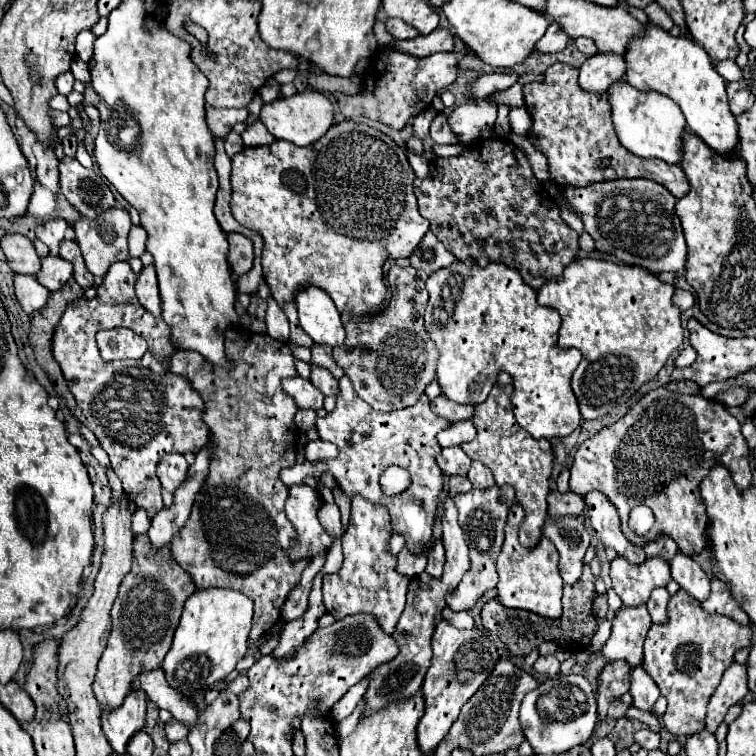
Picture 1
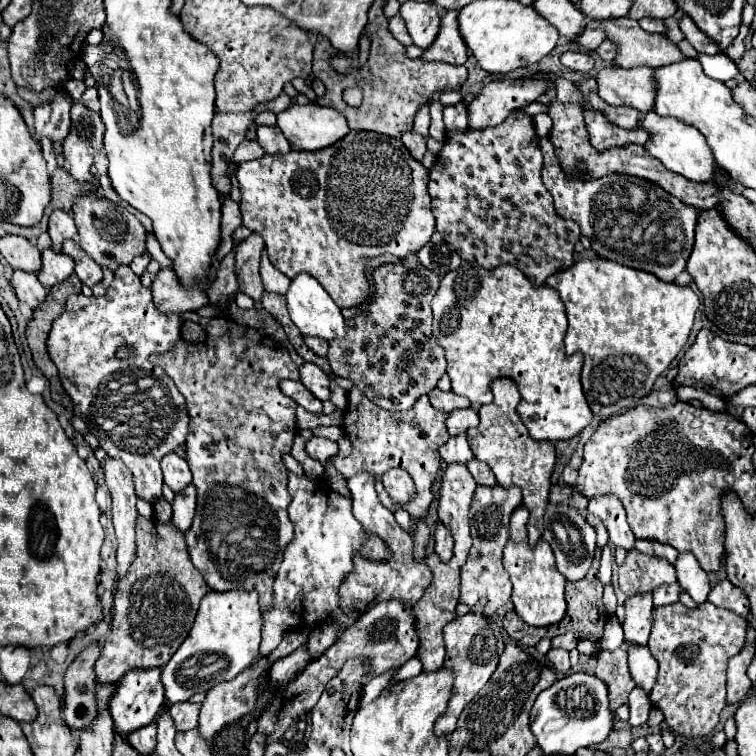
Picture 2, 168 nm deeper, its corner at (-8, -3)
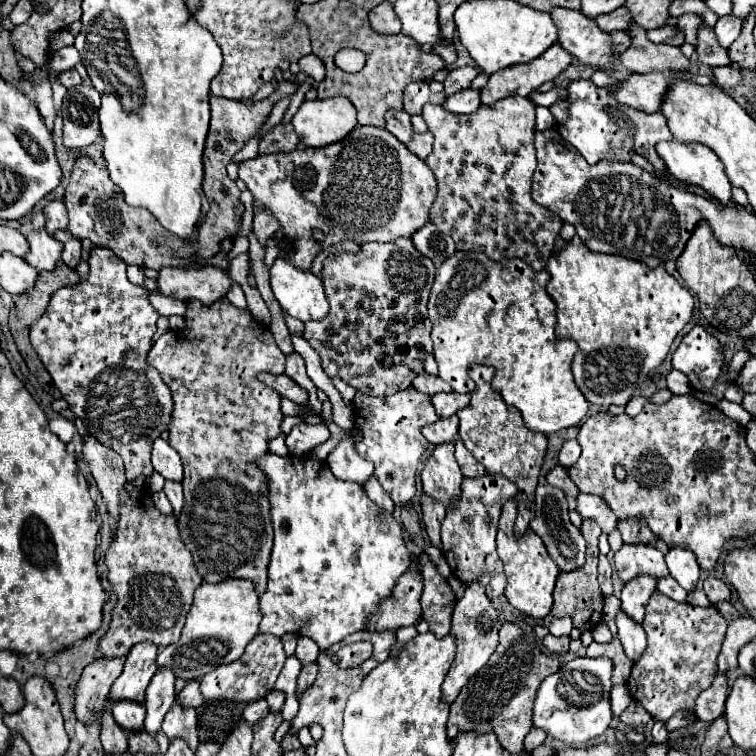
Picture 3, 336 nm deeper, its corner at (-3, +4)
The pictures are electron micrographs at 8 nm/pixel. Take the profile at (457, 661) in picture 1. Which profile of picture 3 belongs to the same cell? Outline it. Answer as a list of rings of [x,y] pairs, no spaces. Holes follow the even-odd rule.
[[[487,575],[479,577],[477,581],[473,581],[467,589],[463,599],[457,601],[455,611],[453,611],[453,619],[451,619],[451,633],[455,635],[455,643],[457,643],[457,655],[455,661],[443,681],[443,701],[445,703],[453,703],[461,691],[461,687],[467,683],[467,679],[471,675],[475,675],[475,671],[479,671],[491,657],[491,653],[497,647],[499,641],[499,619],[497,613],[491,605],[491,601],[485,595],[485,581],[489,581]]]

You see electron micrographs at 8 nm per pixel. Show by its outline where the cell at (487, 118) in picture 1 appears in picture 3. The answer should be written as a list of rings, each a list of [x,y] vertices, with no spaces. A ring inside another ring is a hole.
[[[553,43],[543,55],[539,55],[539,59],[492,74],[487,81],[487,87],[481,89],[481,105],[491,105],[509,95],[527,97],[543,83],[557,77],[569,63],[569,53],[559,43]]]

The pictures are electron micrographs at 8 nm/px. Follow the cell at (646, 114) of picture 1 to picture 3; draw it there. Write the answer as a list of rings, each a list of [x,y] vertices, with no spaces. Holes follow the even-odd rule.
[[[673,139],[673,141],[659,143],[659,147],[655,151],[665,161],[667,171],[673,177],[677,177],[685,183],[703,187],[707,193],[711,193],[721,203],[727,203],[731,199],[731,183],[723,171],[723,163],[719,161],[719,157],[709,147],[703,147],[703,143],[679,143],[677,139]]]

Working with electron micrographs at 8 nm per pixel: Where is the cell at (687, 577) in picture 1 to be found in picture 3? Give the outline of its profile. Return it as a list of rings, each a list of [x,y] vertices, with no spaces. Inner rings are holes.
[[[671,547],[669,553],[665,555],[665,561],[667,561],[667,567],[671,571],[671,577],[685,591],[693,591],[697,581],[699,581],[699,565],[697,565],[695,555],[683,547]]]

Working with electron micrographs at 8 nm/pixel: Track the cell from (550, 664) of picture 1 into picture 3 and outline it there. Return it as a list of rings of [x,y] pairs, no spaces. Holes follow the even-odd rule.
[[[547,635],[543,639],[543,645],[549,649],[549,653],[563,655],[563,653],[569,651],[569,637],[553,637],[553,635]]]

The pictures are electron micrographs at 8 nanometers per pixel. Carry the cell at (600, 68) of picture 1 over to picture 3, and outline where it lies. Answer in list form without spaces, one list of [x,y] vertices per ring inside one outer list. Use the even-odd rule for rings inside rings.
[[[653,71],[653,73],[629,73],[627,79],[619,81],[617,85],[611,85],[609,91],[611,97],[619,99],[619,103],[625,103],[645,113],[657,113],[667,87],[669,77],[665,73]]]

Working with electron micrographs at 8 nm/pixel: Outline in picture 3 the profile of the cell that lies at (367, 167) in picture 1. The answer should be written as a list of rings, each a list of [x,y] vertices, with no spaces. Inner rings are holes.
[[[355,127],[341,141],[319,149],[299,147],[291,153],[245,159],[239,163],[239,179],[253,193],[253,209],[267,209],[279,219],[281,251],[289,263],[303,271],[311,271],[313,259],[323,247],[339,241],[355,241],[357,245],[363,245],[367,241],[391,243],[399,237],[411,237],[429,221],[429,209],[437,193],[437,181],[429,165],[413,155],[387,129],[379,127]],[[315,229],[323,233],[323,241],[313,239]]]

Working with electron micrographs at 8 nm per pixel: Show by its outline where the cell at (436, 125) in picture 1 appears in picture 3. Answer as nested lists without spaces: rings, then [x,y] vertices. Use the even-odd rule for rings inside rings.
[[[463,89],[443,101],[443,107],[453,113],[471,113],[479,109],[479,91],[475,89]]]

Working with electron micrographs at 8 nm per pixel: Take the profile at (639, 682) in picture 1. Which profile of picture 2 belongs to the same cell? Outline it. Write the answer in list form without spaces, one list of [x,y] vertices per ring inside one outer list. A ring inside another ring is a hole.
[[[628,644],[628,666],[630,674],[646,694],[652,690],[656,684],[656,674],[658,674],[658,662],[650,654],[648,646],[638,646],[638,644]]]

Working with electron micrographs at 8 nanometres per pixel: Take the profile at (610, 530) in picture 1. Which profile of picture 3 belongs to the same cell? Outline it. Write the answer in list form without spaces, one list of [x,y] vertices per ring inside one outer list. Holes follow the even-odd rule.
[[[579,495],[577,497],[577,513],[583,519],[593,519],[601,527],[603,533],[613,533],[617,529],[617,517],[607,507],[605,499],[599,495]]]

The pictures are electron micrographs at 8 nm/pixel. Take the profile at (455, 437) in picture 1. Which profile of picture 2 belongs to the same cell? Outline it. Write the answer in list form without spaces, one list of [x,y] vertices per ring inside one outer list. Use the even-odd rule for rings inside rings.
[[[462,408],[462,410],[452,410],[446,416],[446,428],[450,432],[450,436],[462,434],[468,428],[478,426],[478,412],[474,408]]]

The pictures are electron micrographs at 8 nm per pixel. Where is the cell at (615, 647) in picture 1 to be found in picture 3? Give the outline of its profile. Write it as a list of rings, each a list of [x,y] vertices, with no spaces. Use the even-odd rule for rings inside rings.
[[[639,575],[633,581],[625,583],[621,591],[621,611],[629,615],[635,623],[643,623],[645,605],[655,591],[657,579],[651,575]]]

